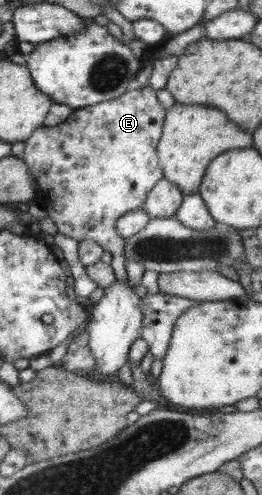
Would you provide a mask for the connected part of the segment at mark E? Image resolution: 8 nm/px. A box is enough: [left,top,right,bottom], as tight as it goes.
[22,85,166,282]

